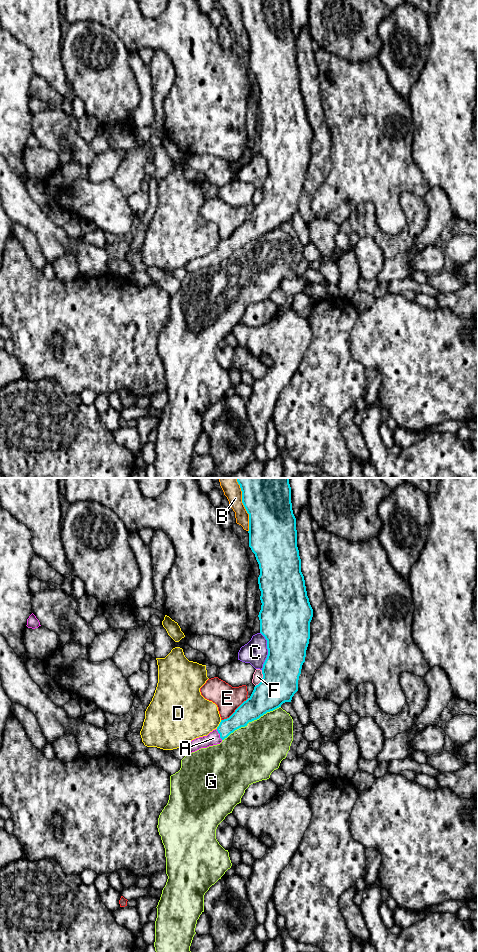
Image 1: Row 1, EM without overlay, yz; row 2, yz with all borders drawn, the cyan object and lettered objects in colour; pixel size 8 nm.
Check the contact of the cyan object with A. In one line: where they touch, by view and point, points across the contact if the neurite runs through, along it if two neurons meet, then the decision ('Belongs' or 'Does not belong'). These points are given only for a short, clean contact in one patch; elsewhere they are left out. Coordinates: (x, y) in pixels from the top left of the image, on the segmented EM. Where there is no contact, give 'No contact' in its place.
Touches cyan at yz (219, 733). Path across: yz (243, 714), (219, 733), (213, 738). Belongs

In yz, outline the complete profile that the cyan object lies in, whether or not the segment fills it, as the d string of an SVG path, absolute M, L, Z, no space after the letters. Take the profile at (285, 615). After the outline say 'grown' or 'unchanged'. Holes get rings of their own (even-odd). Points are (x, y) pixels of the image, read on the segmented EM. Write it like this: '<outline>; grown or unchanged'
M236 478L242 491L242 503L249 514L249 547L259 564L261 591L260 633L267 640L268 655L263 664L261 682L251 696L207 736L186 744L188 753L220 744L235 730L247 726L285 702L298 691L298 680L310 639L313 609L307 596L301 559L297 547L296 518L291 503L289 478Z; grown

